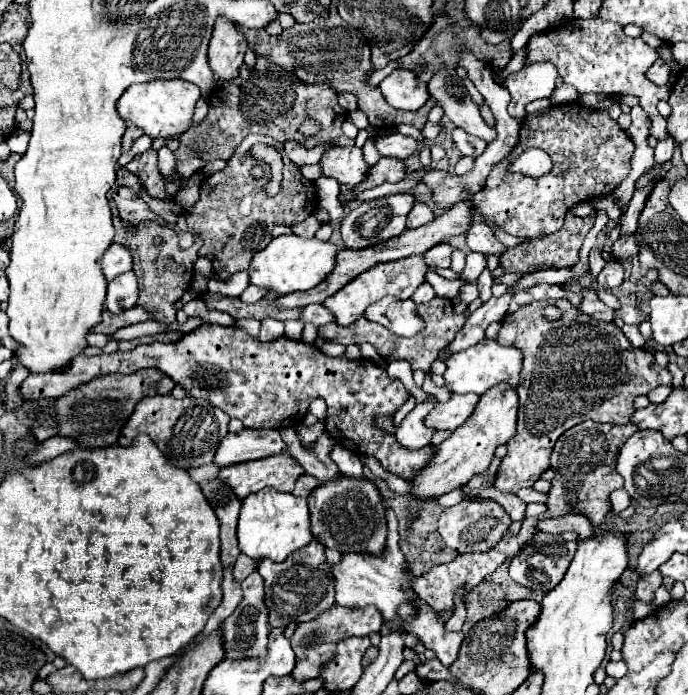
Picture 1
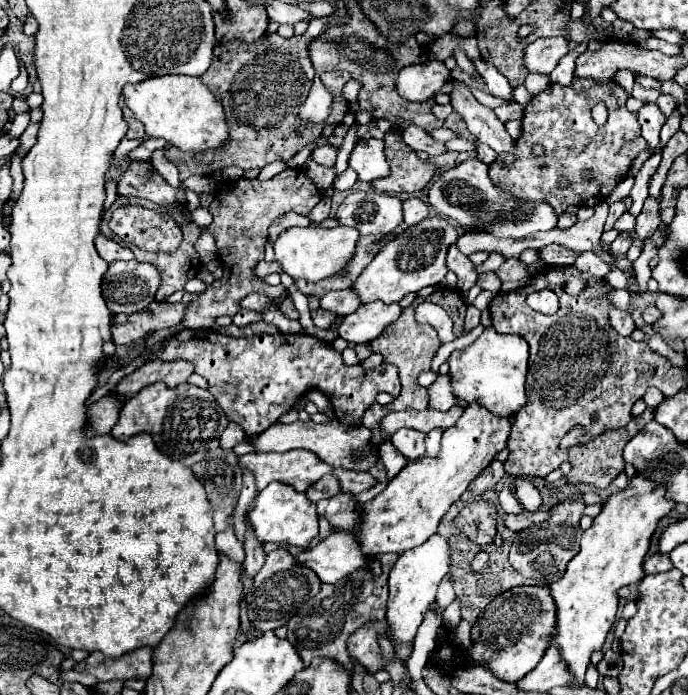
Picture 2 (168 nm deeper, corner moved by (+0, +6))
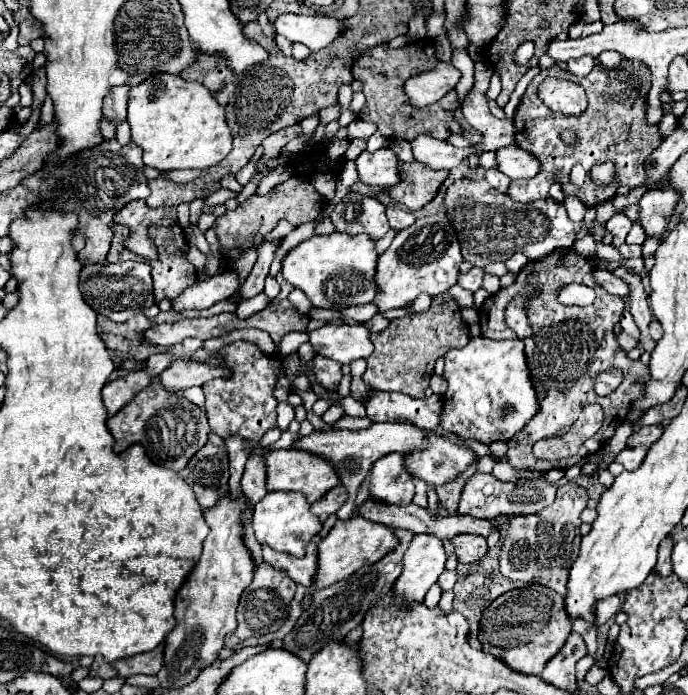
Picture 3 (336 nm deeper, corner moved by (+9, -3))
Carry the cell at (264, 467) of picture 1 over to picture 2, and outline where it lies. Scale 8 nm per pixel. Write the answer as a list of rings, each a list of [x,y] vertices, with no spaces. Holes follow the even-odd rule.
[[[287,451],[287,453],[249,453],[239,457],[239,465],[255,475],[257,491],[265,489],[271,481],[281,481],[297,491],[305,491],[319,477],[333,471],[331,465],[319,461],[315,453]]]

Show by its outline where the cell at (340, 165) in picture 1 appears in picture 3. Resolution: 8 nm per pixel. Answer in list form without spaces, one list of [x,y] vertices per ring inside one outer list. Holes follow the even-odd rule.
[[[380,148],[376,152],[362,152],[356,160],[360,180],[370,186],[394,186],[400,182],[398,156],[392,148]]]

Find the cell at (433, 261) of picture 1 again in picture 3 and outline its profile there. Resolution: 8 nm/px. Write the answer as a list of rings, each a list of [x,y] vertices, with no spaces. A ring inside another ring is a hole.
[[[472,268],[468,274],[460,274],[460,280],[458,284],[466,290],[480,290],[482,288],[482,278],[484,278],[484,270],[482,268]]]

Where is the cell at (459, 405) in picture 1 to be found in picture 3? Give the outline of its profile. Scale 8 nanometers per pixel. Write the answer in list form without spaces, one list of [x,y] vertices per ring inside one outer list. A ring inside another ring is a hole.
[[[384,422],[384,424],[372,424],[366,430],[354,430],[354,432],[352,430],[338,430],[338,428],[312,432],[310,436],[304,436],[300,442],[296,442],[294,448],[308,450],[312,454],[324,456],[326,460],[330,460],[336,466],[342,484],[350,490],[350,498],[348,498],[346,506],[342,506],[336,512],[336,516],[338,516],[338,520],[350,520],[354,516],[354,510],[356,510],[354,498],[356,498],[358,486],[366,478],[366,474],[372,470],[372,464],[378,458],[386,456],[386,454],[392,454],[392,452],[402,452],[404,454],[404,452],[418,450],[418,448],[424,448],[424,446],[426,446],[424,432],[420,428],[416,428],[414,424],[408,424],[408,422]]]

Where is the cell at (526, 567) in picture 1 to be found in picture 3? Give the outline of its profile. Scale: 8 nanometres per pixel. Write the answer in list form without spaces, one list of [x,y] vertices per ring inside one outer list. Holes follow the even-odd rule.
[[[576,482],[562,484],[558,488],[554,504],[532,516],[510,516],[508,532],[500,550],[500,572],[508,580],[524,584],[542,584],[558,594],[566,596],[566,582],[570,566],[580,552],[580,512],[586,508],[588,492]]]

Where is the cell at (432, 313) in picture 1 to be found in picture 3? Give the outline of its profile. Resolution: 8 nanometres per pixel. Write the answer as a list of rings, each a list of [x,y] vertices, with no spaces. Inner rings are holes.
[[[446,292],[432,300],[432,306],[424,314],[408,314],[402,318],[390,320],[384,332],[372,334],[374,352],[366,358],[366,372],[364,382],[374,388],[404,392],[414,398],[422,398],[424,390],[428,388],[430,376],[434,374],[434,364],[440,356],[444,356],[450,348],[466,346],[468,326],[460,316],[460,306],[456,300]]]

